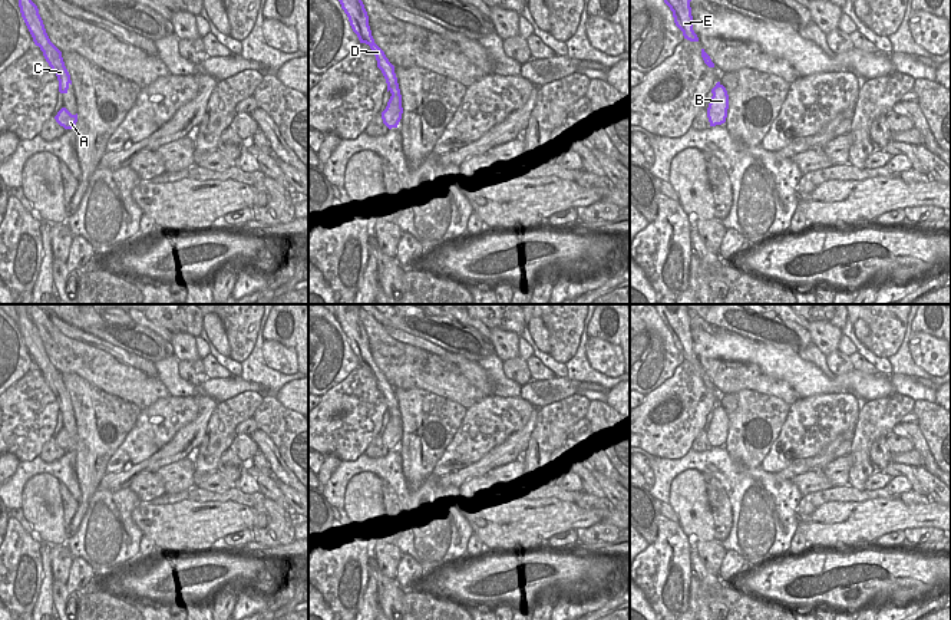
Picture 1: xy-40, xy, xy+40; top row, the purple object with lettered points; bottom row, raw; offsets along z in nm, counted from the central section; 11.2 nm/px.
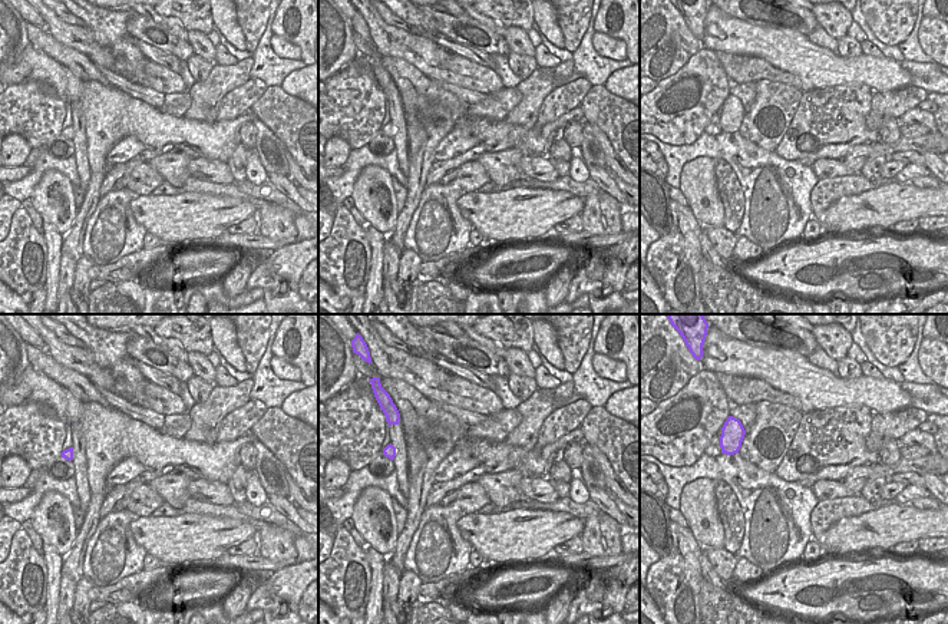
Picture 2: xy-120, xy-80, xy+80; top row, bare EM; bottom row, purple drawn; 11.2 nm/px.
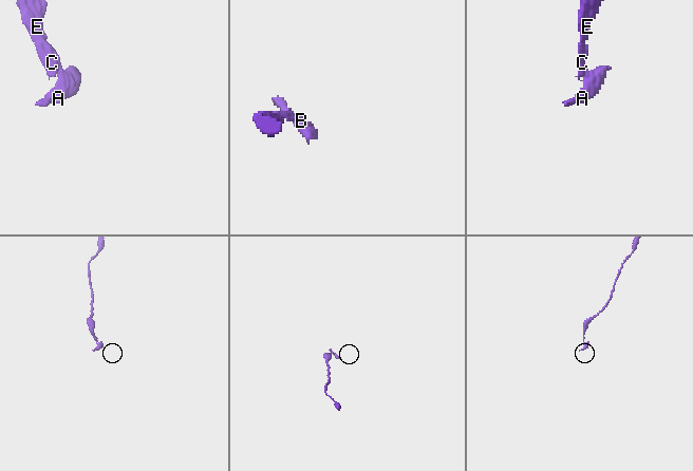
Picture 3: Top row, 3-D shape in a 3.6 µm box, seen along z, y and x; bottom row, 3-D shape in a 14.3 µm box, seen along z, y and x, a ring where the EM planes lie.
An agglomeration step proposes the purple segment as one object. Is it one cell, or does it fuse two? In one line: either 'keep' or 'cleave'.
cleave

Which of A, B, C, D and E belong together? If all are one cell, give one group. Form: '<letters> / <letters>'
A B / C D E

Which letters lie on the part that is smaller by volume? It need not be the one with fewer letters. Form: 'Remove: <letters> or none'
Remove: A, B

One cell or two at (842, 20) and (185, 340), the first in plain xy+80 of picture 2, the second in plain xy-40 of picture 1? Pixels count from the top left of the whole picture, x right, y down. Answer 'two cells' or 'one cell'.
one cell

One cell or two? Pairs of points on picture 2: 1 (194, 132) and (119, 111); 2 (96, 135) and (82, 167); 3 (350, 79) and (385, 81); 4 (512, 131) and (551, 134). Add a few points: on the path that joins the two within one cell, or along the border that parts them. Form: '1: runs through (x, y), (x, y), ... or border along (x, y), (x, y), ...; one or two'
1: runs through (175, 132), (154, 129), (138, 119); one
2: border along (85, 121), (85, 151), (91, 171); two
3: border along (370, 66), (386, 99); two
4: runs through (522, 136), (541, 136); one

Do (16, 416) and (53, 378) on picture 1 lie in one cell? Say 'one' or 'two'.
two

